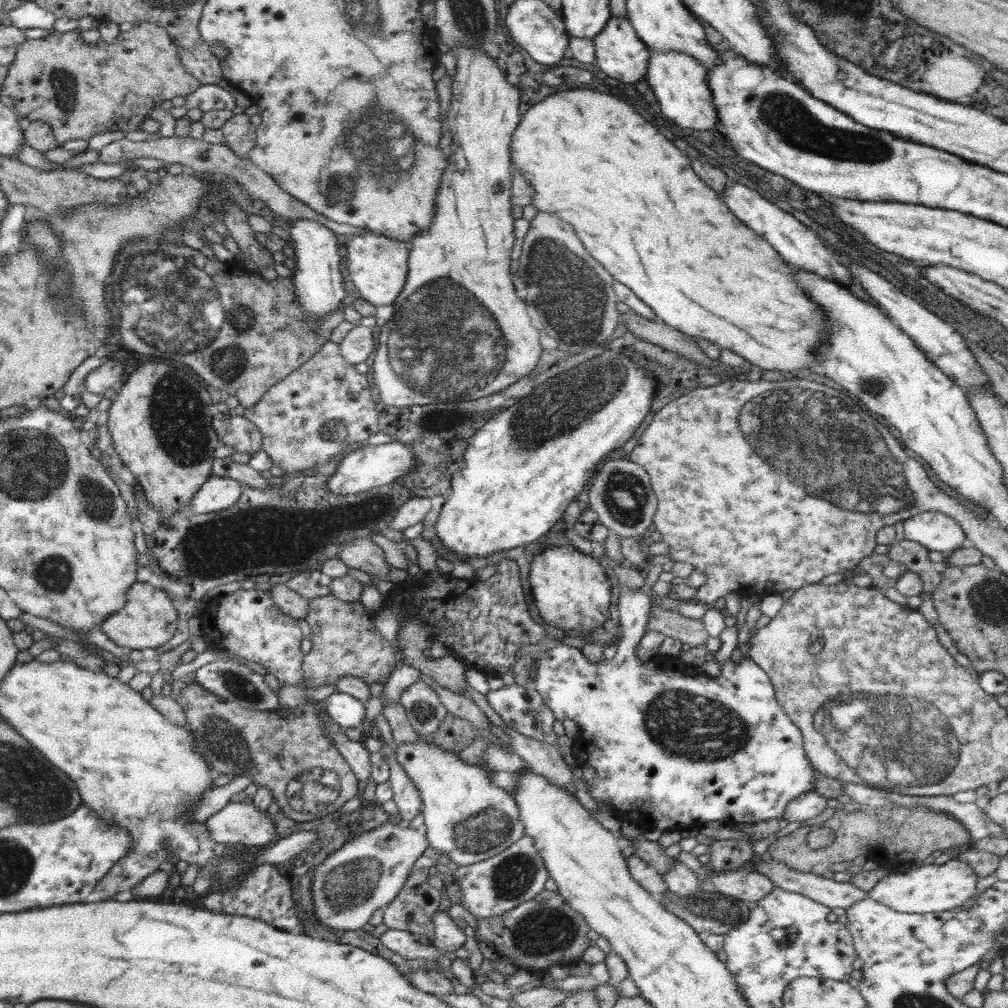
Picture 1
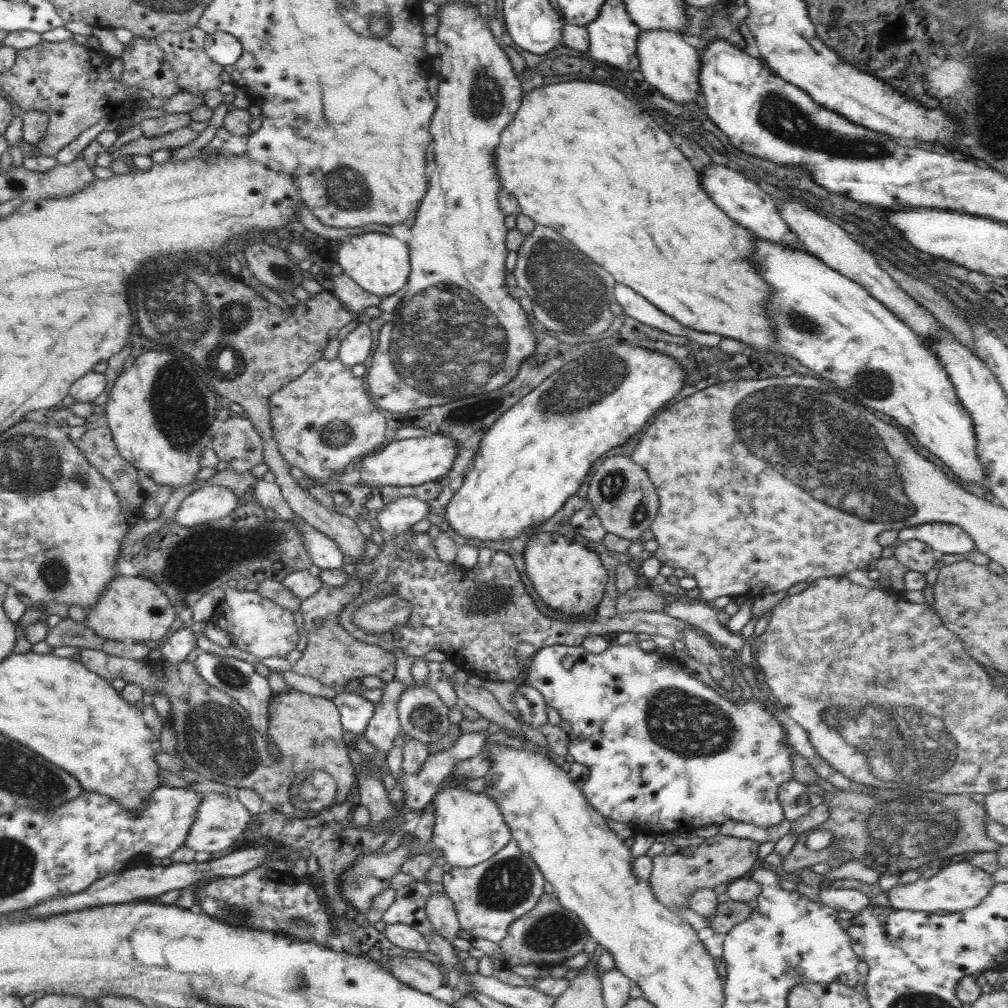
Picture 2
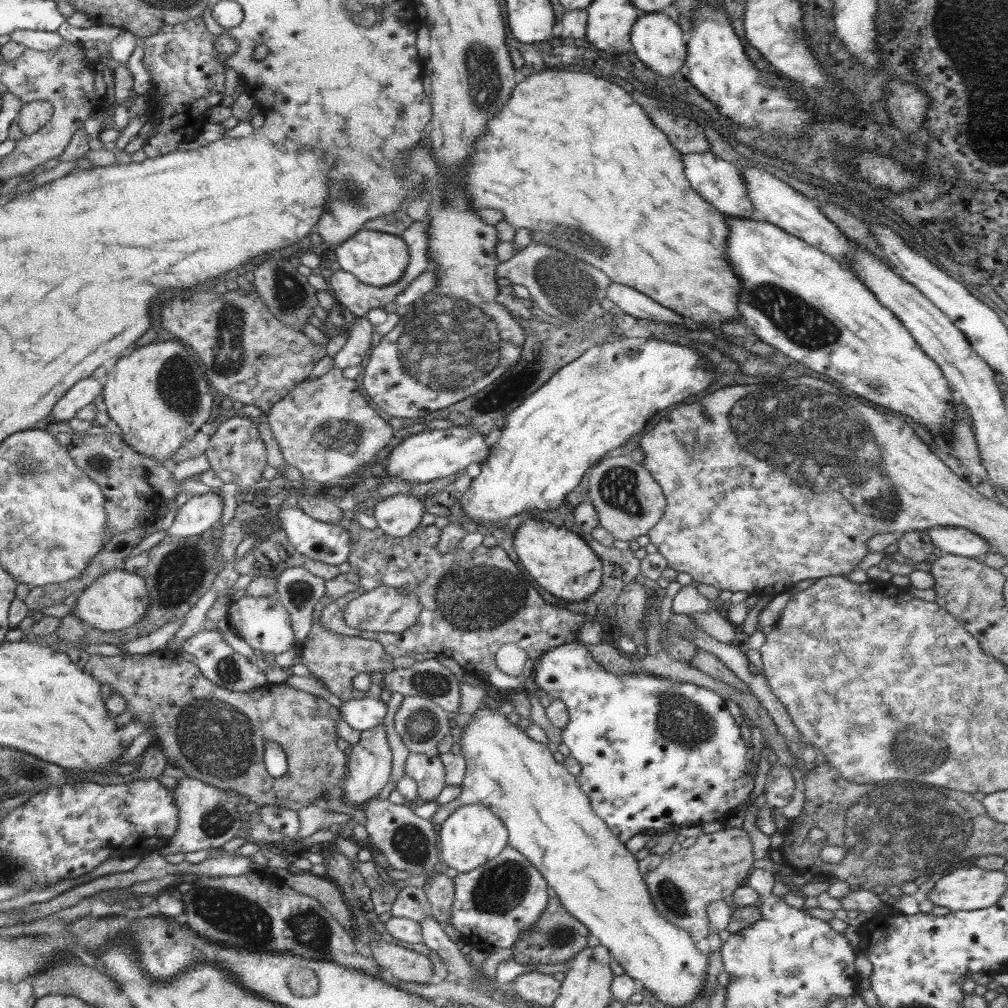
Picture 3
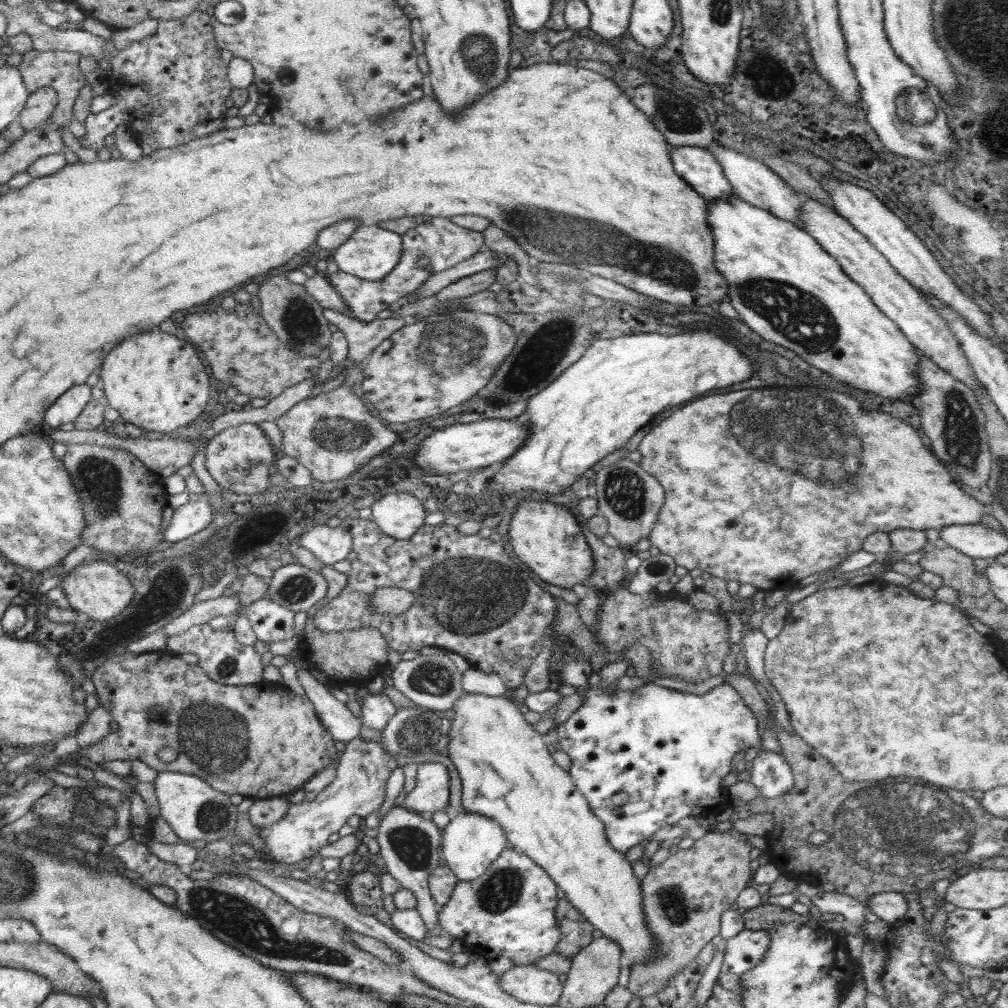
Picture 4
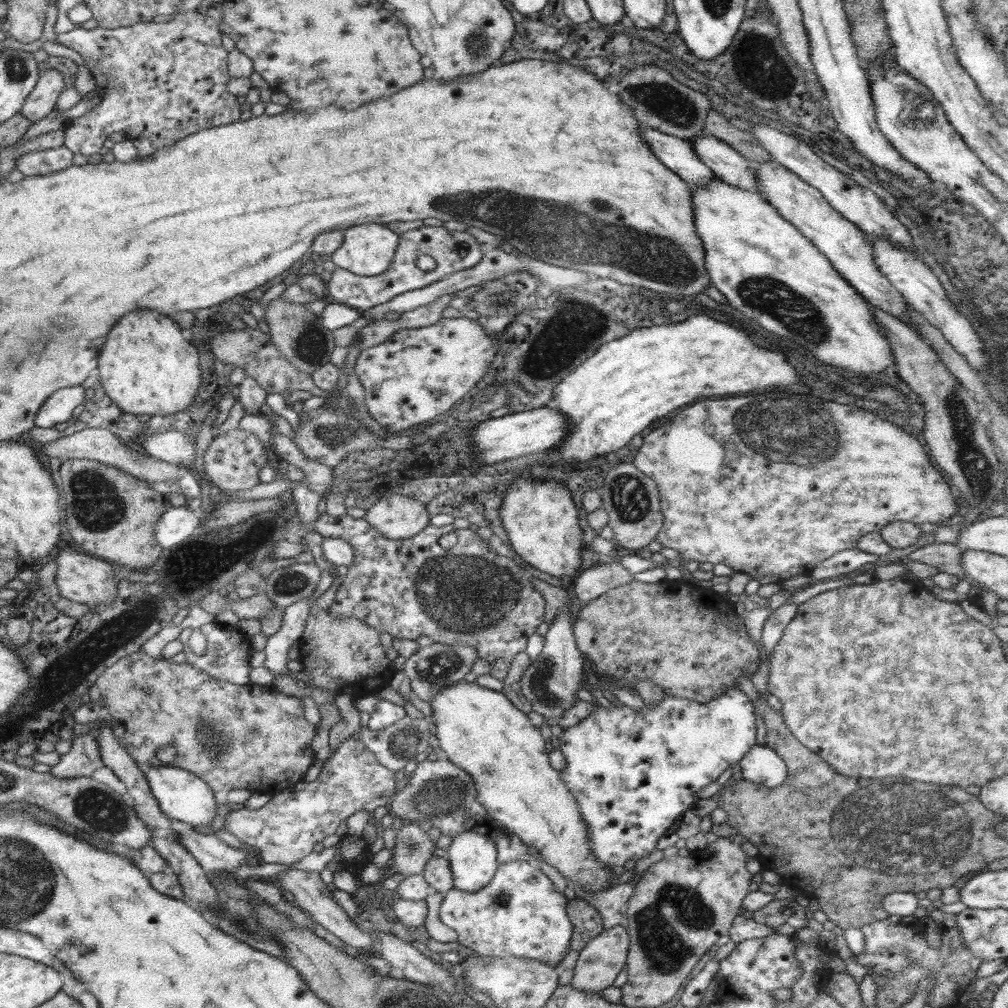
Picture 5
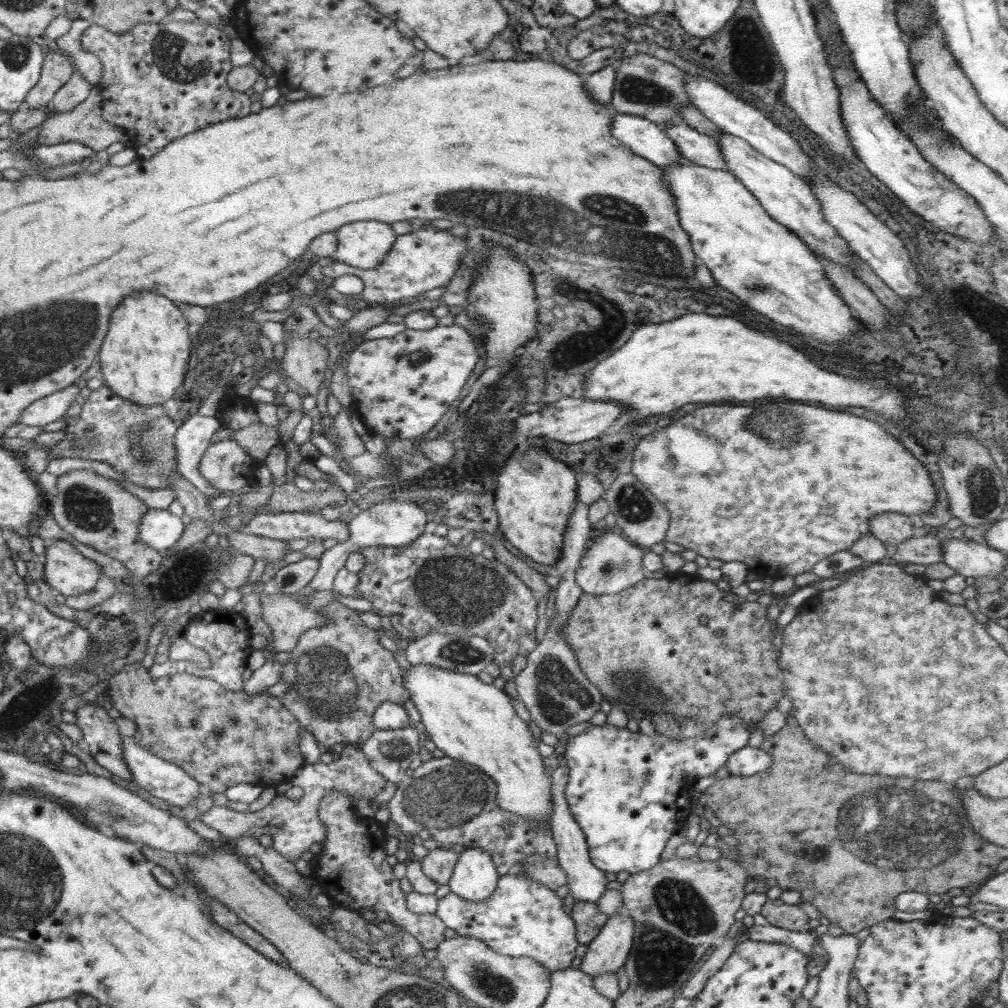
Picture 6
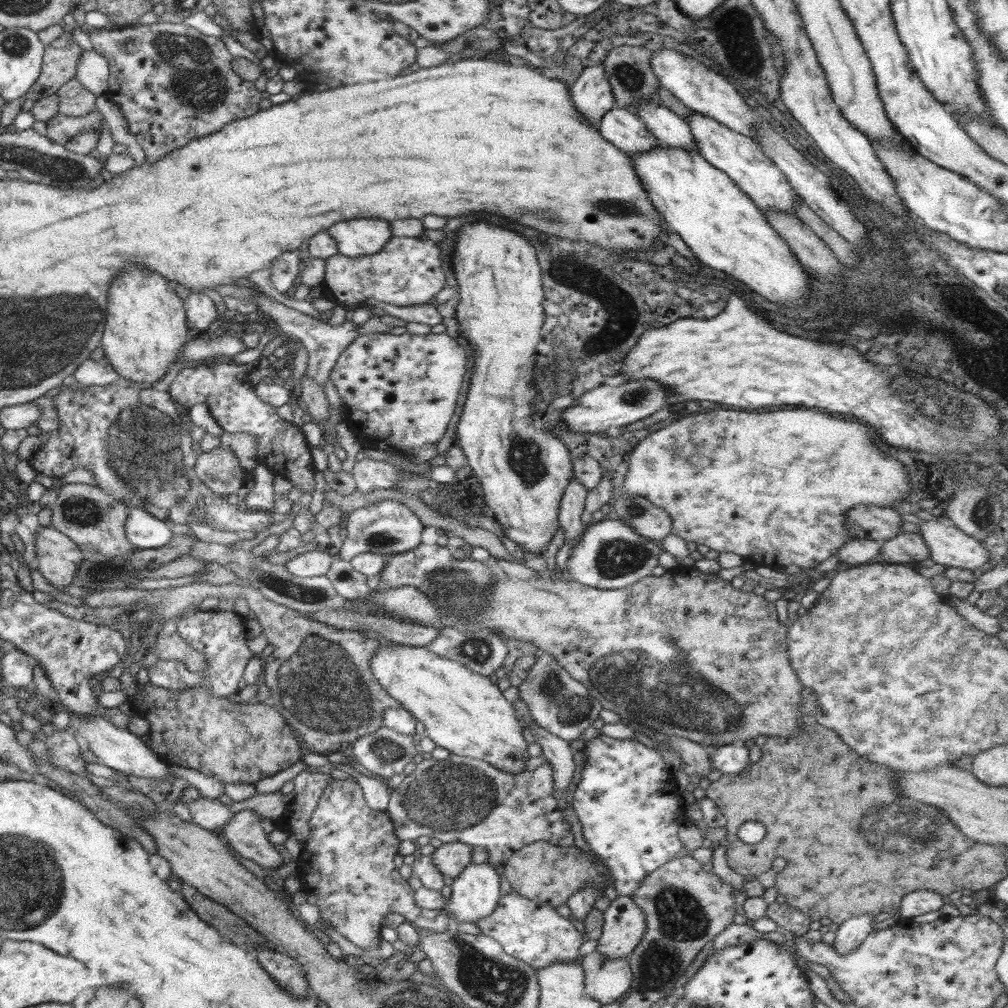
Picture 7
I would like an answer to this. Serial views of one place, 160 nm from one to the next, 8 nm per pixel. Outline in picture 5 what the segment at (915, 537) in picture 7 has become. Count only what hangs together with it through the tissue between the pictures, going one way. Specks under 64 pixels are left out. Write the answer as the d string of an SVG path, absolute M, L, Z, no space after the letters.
M934 543L921 546L914 550L906 560L922 562L932 566L940 573L948 573L969 580L964 570L960 568L960 555L963 553L963 547L950 543Z

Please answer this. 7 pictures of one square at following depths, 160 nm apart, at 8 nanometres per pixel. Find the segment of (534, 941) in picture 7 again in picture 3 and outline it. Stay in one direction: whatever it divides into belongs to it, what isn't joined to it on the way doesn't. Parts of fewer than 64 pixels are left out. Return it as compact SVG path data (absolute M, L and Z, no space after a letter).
M506 845L496 858L488 860L486 864L475 868L470 872L453 873L455 887L455 900L450 911L450 921L461 934L461 940L470 944L476 951L491 954L493 948L512 948L514 943L520 940L522 934L532 930L532 926L538 922L542 911L548 906L548 885L540 871L513 846Z

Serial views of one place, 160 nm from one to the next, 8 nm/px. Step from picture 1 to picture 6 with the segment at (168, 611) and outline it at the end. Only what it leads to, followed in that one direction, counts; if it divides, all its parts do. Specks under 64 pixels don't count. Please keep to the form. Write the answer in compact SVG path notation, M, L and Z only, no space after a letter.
M58 539L46 544L45 578L57 594L65 597L78 596L90 592L103 577L101 567L90 558L83 556L69 541Z

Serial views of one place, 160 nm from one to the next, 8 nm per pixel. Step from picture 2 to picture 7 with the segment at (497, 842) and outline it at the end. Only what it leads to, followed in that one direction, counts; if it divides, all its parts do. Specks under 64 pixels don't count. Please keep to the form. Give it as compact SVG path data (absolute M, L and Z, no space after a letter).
M489 862L467 864L451 887L450 903L445 907L451 927L482 920L498 908L500 877Z

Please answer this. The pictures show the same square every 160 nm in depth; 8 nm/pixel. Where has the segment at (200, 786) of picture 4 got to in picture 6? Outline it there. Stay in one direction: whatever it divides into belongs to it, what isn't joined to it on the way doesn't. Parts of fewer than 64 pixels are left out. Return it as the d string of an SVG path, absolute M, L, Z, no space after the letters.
M123 737L123 755L132 773L133 780L138 783L142 790L148 794L165 800L172 806L184 808L188 806L199 795L199 783L194 780L185 770L177 764L162 760L159 756L148 752L145 748L138 746L134 737Z

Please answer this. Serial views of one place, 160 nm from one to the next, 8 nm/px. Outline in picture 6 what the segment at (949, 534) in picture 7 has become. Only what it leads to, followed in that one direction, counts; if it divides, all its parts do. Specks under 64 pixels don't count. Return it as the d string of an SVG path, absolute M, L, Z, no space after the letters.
M949 538L942 548L943 564L965 578L997 578L1006 567L1006 557L984 543Z

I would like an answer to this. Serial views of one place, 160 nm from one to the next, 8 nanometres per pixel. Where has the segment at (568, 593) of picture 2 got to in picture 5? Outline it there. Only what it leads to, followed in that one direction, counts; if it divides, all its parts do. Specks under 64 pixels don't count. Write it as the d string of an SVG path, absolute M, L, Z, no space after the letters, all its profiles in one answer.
M516 476L514 483L508 486L499 514L502 526L515 554L528 565L550 576L569 576L574 579L585 563L580 559L584 541L572 493L562 483L544 482L536 478Z

